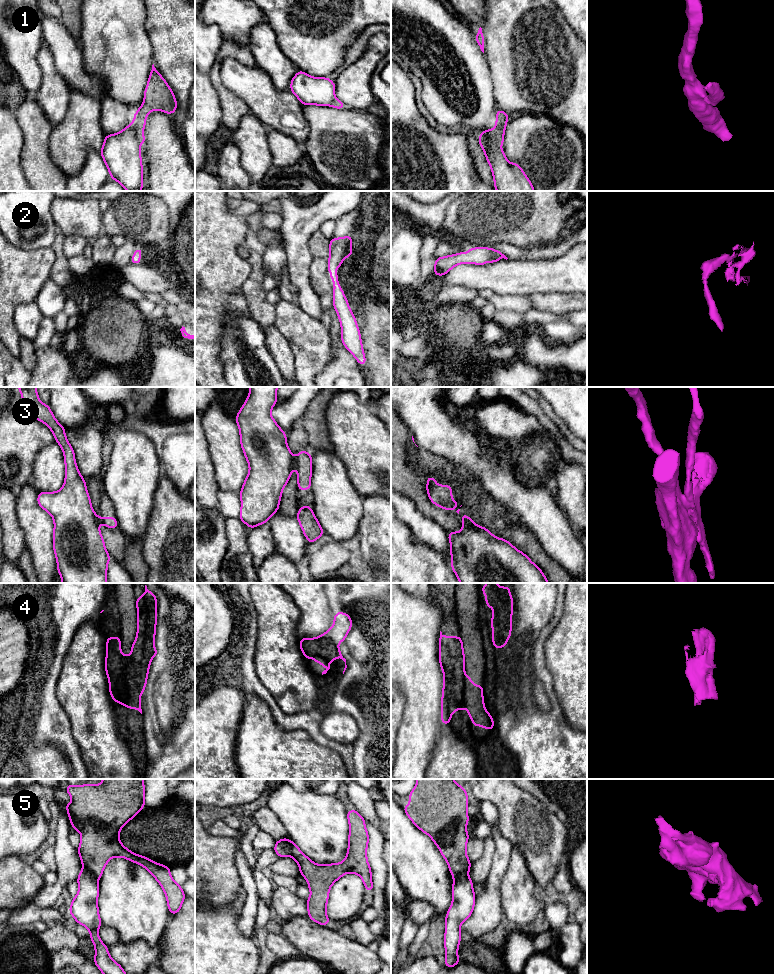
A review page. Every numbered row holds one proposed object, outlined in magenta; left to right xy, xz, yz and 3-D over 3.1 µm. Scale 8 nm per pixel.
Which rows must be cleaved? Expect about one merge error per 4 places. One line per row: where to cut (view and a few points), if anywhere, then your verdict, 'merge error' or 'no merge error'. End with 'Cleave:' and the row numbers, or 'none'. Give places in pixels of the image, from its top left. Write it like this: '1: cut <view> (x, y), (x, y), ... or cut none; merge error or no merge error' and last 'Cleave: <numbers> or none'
1: cut xy (134, 121), (137, 140), (140, 144); merge error
2: cut none; no merge error
3: cut xz (294, 461), (295, 465); merge error
4: cut none; no merge error
5: cut xz (287, 839), (291, 855); merge error
Cleave: 1, 3, 5

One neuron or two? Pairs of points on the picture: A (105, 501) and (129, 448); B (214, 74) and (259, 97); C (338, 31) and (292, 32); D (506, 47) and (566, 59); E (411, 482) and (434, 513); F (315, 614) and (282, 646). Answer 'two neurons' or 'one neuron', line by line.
A: two neurons
B: two neurons
C: one neuron
D: one neuron
E: one neuron
F: two neurons

